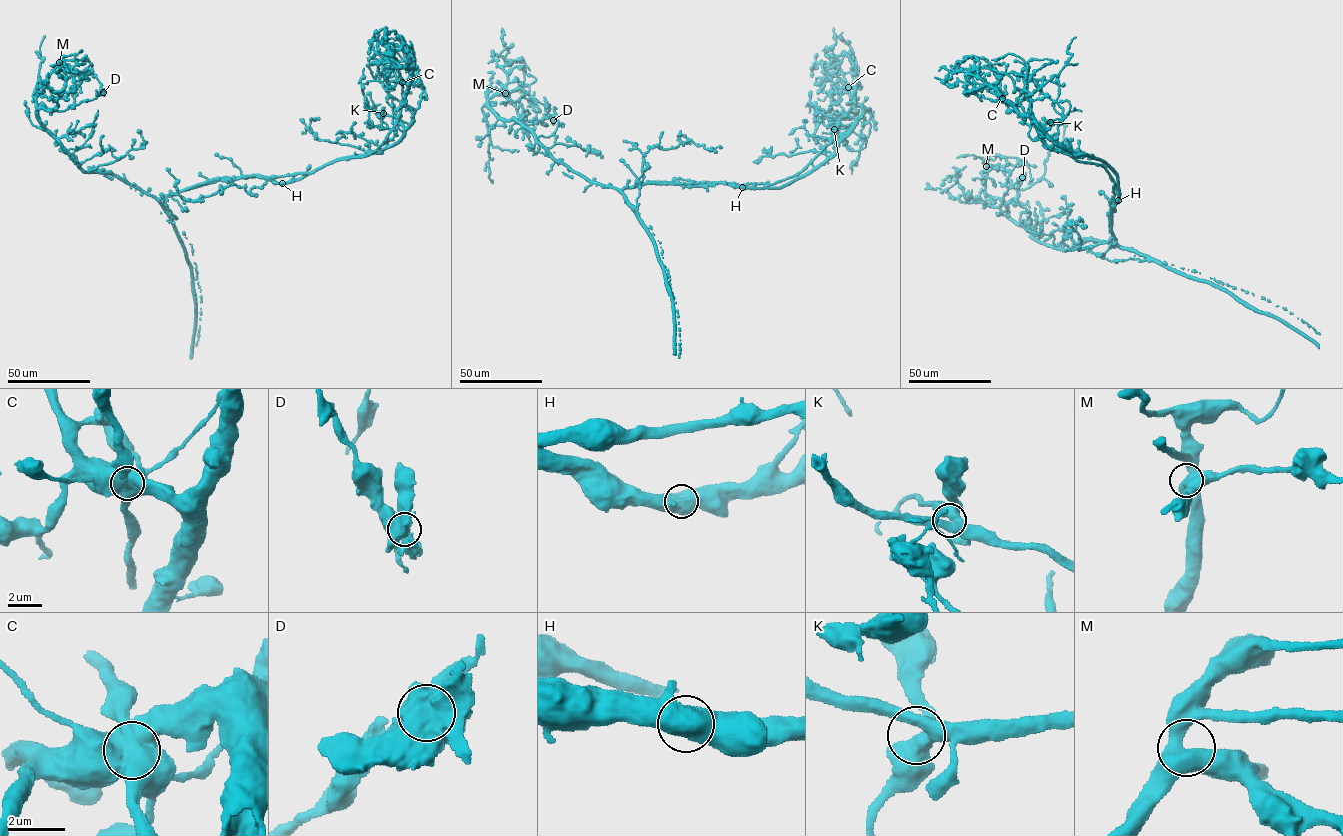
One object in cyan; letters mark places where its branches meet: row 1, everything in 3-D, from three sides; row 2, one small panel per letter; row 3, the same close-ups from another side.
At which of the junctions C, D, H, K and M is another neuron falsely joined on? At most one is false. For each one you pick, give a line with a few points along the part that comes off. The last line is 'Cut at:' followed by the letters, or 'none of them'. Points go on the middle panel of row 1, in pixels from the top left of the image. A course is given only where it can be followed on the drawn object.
C: foreign part runs (848, 87), (832, 140), (793, 175), (636, 183), (637, 214), (670, 279), (678, 357)
Cut at: C

